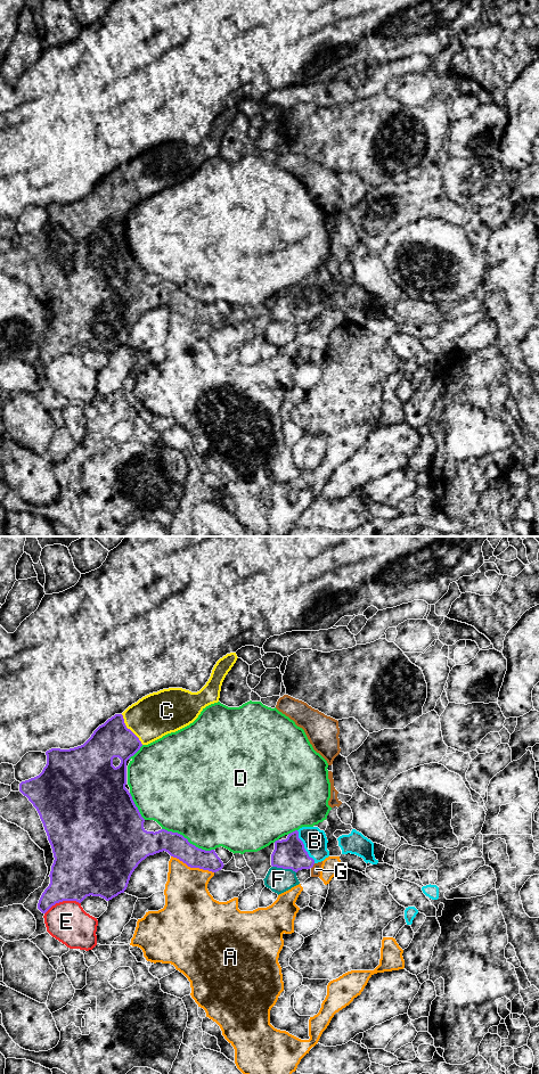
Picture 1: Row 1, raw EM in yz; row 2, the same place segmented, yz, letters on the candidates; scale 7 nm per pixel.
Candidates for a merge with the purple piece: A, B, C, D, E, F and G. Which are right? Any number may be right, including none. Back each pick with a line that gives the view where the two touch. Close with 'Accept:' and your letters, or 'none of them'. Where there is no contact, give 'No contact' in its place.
B: Touches purple in yz
Accept: B

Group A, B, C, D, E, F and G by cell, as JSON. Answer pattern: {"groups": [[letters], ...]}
{"groups": [["A"], ["B"], ["C"], ["D"], ["E"], ["F"], ["G"]]}

